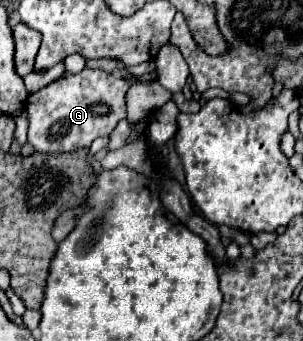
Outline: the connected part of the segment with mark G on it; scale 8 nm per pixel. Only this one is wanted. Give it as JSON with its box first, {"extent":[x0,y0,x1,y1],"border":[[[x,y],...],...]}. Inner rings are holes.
{"extent":[27,68,129,152],"border":[[[85,68],[79,74],[65,72],[61,78],[29,94],[27,114],[29,114],[29,144],[37,152],[73,152],[99,136],[109,136],[117,122],[127,116],[125,112],[125,92],[129,84],[125,78],[113,74]]]}

